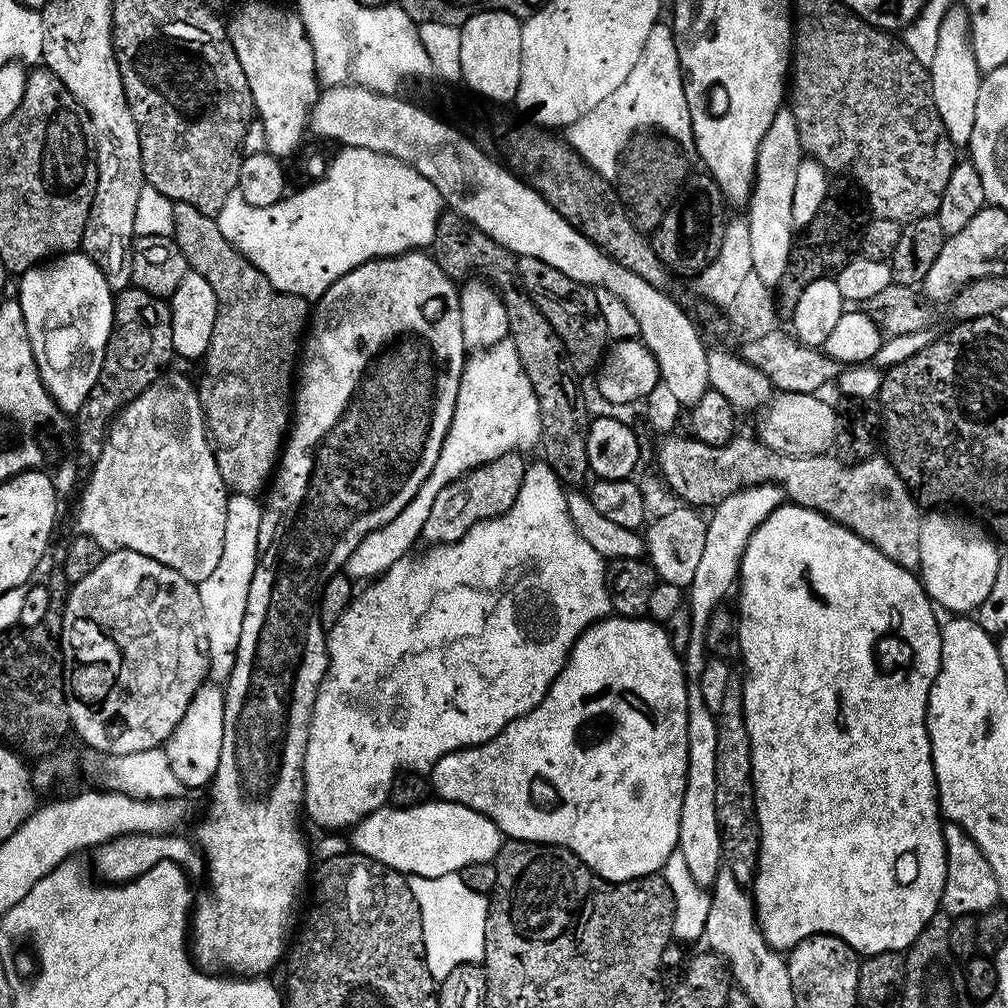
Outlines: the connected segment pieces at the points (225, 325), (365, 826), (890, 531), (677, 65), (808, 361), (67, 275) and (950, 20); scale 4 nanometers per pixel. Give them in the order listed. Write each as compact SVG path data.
M173 203L172 211L174 212L174 230L173 230L173 237L176 241L176 245L180 247L182 250L182 254L186 258L186 262L188 263L189 269L191 271L197 272L198 274L202 274L202 278L206 278L206 282L210 282L210 290L214 292L214 298L216 299L216 321L214 322L214 334L212 335L212 341L210 342L210 346L208 347L208 354L207 356L203 357L202 365L204 364L204 373L200 376L200 404L198 400L198 408L199 411L202 413L202 419L206 425L206 431L210 437L210 443L214 449L214 455L216 458L216 466L220 471L220 478L225 487L225 489L231 490L235 495L238 496L250 496L253 498L259 497L259 492L269 487L270 481L273 479L274 476L274 469L277 467L278 464L278 453L281 451L282 445L285 443L286 440L286 433L289 431L290 428L290 397L293 395L294 392L294 373L297 371L298 368L298 353L301 351L302 348L302 337L305 335L306 329L309 327L310 324L310 304L309 301L304 300L301 296L291 296L290 294L286 294L285 292L279 292L272 283L266 279L263 274L257 270L255 266L252 265L246 257L236 249L236 247L231 244L230 241L222 234L222 230L217 226L215 219L213 217L207 216L204 212L200 212L194 206L190 206L189 204L177 204Z
M425 802L417 808L379 808L351 829L351 847L395 872L424 879L454 875L466 866L495 861L506 843L495 822L461 804L432 803Z
M679 434L665 439L660 448L660 472L666 483L672 487L677 501L691 506L696 510L715 509L717 504L734 494L754 488L757 484L775 484L781 488L785 497L797 508L809 508L829 516L834 523L849 528L858 538L862 538L870 546L874 546L886 558L890 558L901 568L915 569L920 562L920 522L921 513L918 505L912 499L912 493L904 479L896 473L892 463L883 455L877 454L871 460L863 460L861 464L845 466L835 455L823 456L783 456L770 450L765 444L752 440L733 439L731 443L722 446L712 446L695 438L683 440Z
M659 22L652 28L642 54L622 86L566 130L568 147L601 178L615 177L620 171L620 158L640 130L668 136L684 148L693 147L695 140L686 102L685 79L671 25Z
M770 332L748 343L740 350L740 356L747 364L764 373L773 389L782 394L788 392L817 395L826 384L837 381L846 369L844 364L830 359L823 351L801 345L782 332Z
M65 254L43 266L31 268L19 277L20 293L18 299L26 322L26 334L36 359L37 370L48 392L56 400L61 413L83 413L84 404L96 384L96 376L88 371L98 360L98 350L108 347L108 336L112 332L114 315L114 291L108 279L95 263L83 254Z
M950 9L941 21L928 73L930 100L937 119L940 118L950 136L949 141L956 146L969 145L973 136L982 71L971 48L968 15L963 9Z

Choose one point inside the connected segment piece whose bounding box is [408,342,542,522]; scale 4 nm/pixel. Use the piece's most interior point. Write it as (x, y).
(497, 414)

